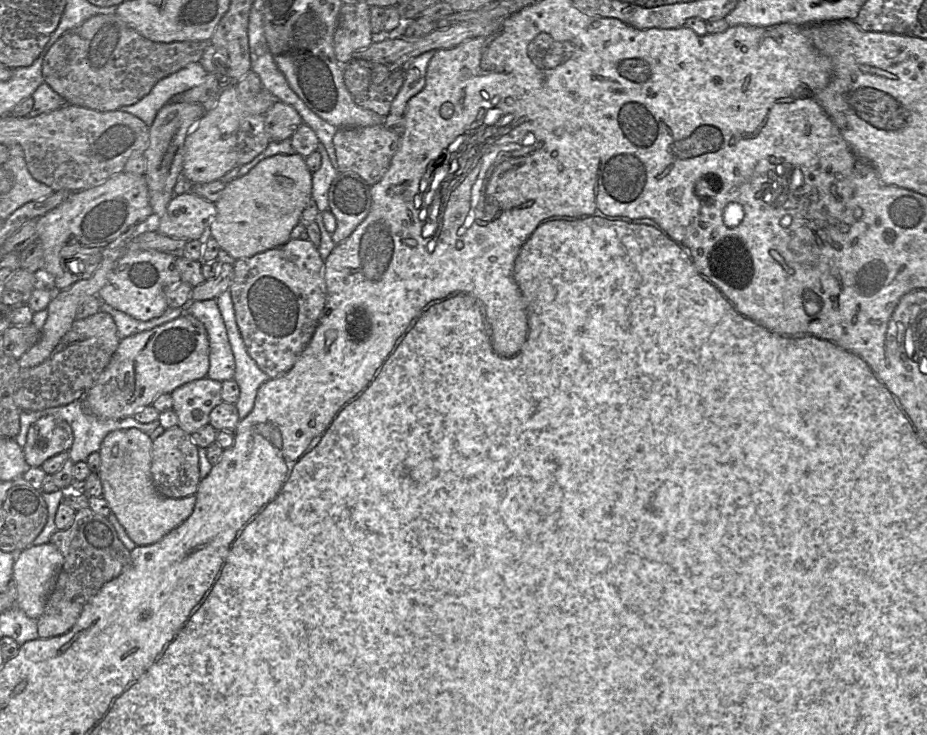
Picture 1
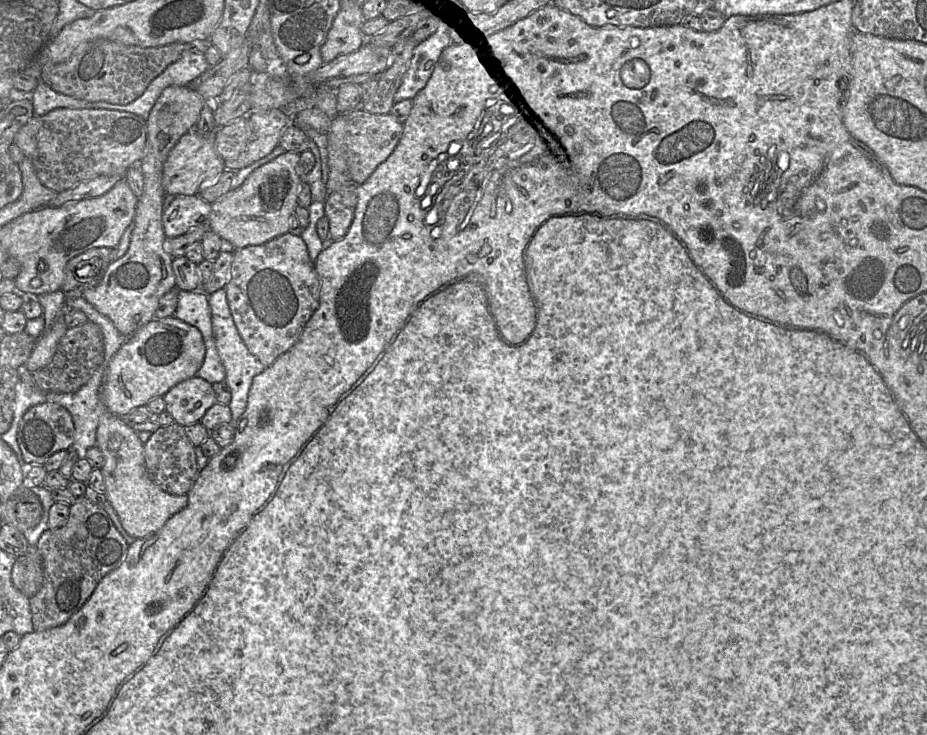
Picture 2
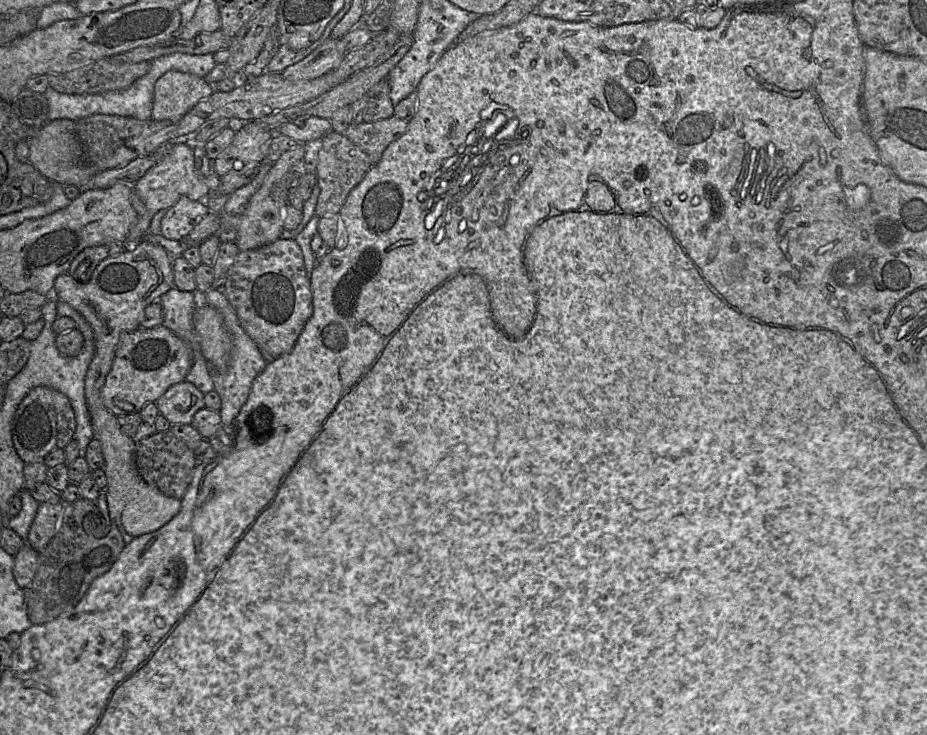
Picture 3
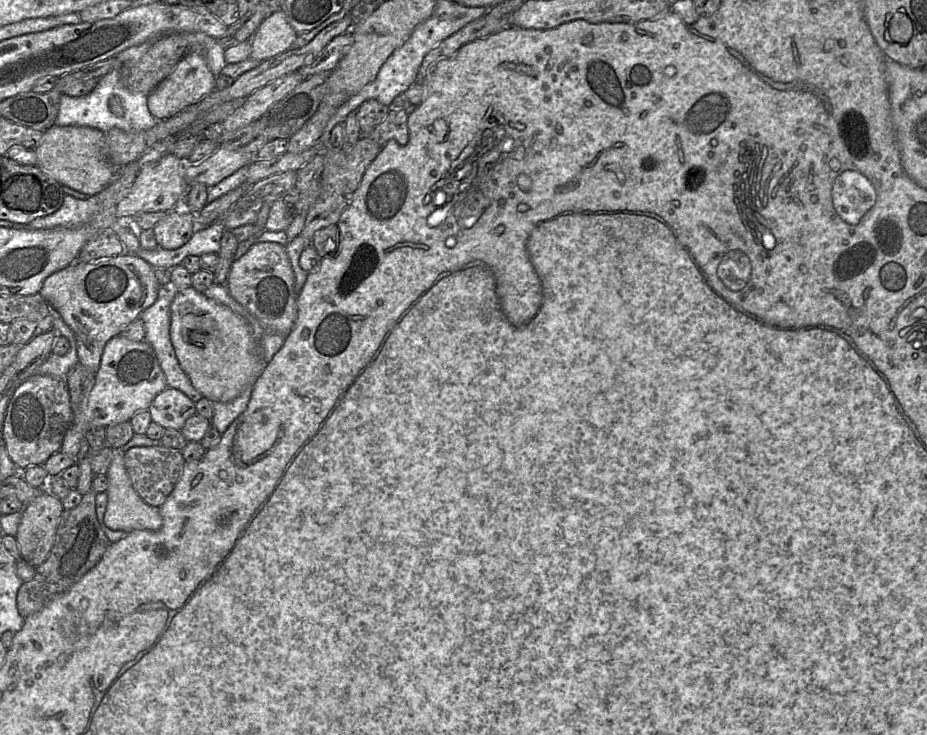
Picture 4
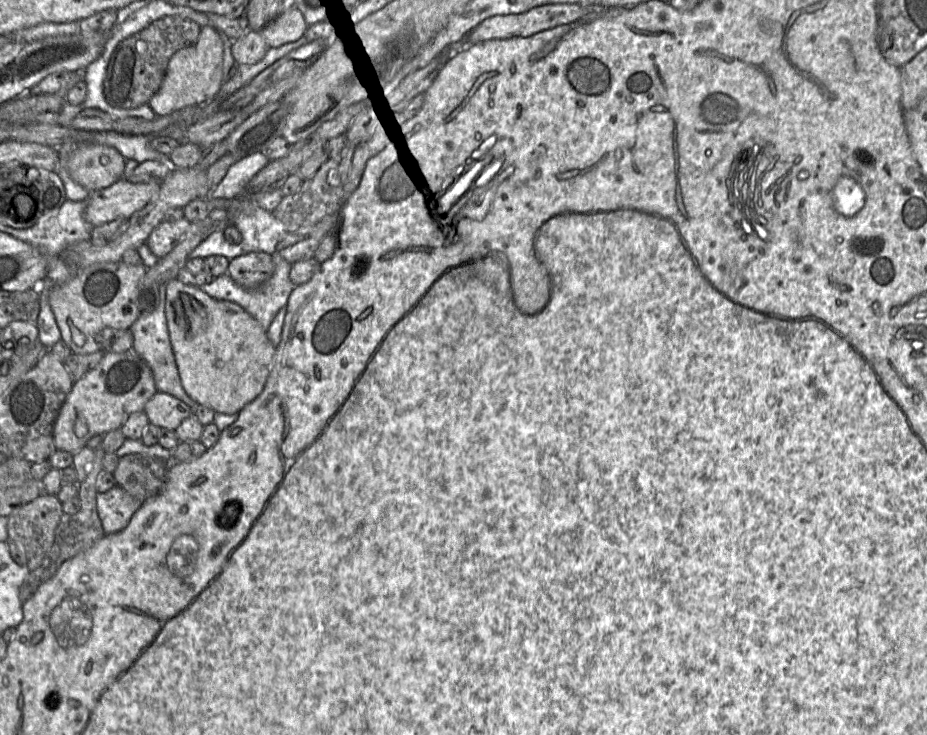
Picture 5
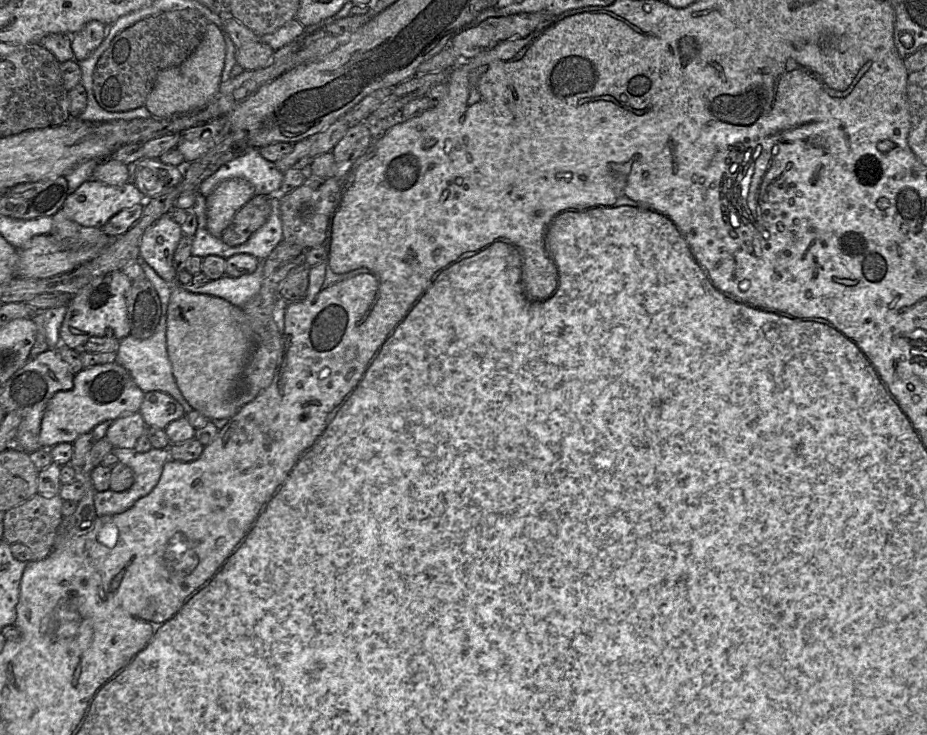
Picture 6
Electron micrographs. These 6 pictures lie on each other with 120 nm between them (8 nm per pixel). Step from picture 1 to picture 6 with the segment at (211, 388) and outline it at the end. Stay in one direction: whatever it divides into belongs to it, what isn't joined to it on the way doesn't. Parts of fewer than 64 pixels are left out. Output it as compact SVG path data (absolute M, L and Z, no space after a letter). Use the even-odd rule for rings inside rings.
M161 391L145 393L138 412L148 427L164 429L172 421L186 416L182 405Z

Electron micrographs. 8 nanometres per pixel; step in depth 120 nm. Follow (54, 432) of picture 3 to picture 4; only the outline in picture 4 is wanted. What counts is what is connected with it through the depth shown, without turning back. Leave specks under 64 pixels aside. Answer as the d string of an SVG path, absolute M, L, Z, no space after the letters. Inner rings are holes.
M48 375L30 376L15 389L7 405L2 427L2 441L9 457L21 471L29 466L43 465L51 455L60 451L73 417L70 393L63 379Z

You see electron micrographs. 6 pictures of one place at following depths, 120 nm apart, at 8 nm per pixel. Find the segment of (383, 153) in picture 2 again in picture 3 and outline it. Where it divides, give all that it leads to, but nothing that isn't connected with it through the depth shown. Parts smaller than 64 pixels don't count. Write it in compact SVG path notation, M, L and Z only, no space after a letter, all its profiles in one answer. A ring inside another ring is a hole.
M392 116L376 122L350 124L343 133L364 151L371 166L377 164L387 146L401 137L408 128L408 121Z

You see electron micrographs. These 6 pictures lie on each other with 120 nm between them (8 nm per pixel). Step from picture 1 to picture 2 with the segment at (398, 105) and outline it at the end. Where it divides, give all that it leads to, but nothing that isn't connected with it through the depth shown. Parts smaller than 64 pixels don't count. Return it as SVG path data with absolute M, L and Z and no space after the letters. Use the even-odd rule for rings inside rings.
M443 20L443 24L426 40L417 44L401 85L394 95L394 103L413 99L431 77L442 51L452 44L449 26L454 20Z

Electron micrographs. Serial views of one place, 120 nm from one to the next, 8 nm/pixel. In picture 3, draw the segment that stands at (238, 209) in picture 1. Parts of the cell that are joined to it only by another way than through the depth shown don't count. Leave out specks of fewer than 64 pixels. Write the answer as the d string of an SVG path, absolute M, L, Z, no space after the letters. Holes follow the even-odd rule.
M298 143L294 148L284 152L280 158L271 165L261 187L250 198L244 210L236 215L225 212L220 214L221 229L233 229L237 232L236 245L240 251L256 249L280 239L283 228L283 214L288 204L288 172L297 162L303 160L305 145Z

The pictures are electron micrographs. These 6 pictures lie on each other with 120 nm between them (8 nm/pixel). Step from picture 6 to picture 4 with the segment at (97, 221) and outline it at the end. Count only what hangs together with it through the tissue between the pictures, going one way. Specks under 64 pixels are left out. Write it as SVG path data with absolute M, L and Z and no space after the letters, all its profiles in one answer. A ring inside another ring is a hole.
M170 153L156 161L142 164L130 192L117 204L117 216L134 218L141 212L170 211L181 207L188 190L185 181L186 165L185 160Z

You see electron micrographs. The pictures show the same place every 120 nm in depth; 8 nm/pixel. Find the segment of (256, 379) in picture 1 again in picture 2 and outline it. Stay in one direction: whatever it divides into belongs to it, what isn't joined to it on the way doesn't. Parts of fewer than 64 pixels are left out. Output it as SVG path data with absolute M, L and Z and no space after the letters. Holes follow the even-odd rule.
M222 288L218 292L215 291L209 294L208 302L211 309L212 328L216 348L226 372L224 382L231 391L231 400L228 406L231 410L232 421L236 422L246 410L253 378L263 372L268 366L265 366L254 356L243 342L230 312L225 289Z

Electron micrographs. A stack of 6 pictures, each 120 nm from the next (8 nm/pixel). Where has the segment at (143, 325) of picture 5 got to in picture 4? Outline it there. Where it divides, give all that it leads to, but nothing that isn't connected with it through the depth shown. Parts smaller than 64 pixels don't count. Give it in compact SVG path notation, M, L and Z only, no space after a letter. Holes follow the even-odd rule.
M161 286L156 301L141 313L139 319L144 324L144 340L154 349L167 386L182 391L197 403L203 396L182 370L170 338L170 305L175 293L174 288Z

